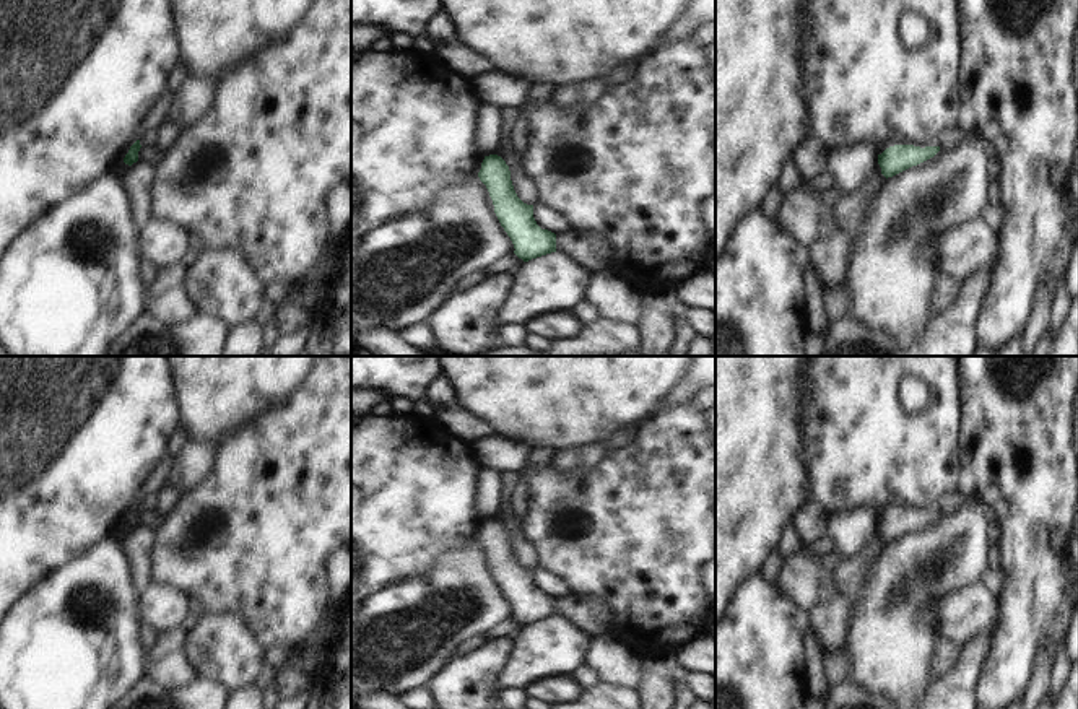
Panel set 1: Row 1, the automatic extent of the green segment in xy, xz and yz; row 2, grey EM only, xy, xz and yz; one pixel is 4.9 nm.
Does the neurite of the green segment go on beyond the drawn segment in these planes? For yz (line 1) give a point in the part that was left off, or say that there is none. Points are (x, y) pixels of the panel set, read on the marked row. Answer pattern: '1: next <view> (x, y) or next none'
1: next none

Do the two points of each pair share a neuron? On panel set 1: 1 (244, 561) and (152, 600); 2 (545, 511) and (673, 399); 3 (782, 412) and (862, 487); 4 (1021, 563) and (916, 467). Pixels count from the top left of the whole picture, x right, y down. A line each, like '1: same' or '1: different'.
1: different
2: different
3: different
4: different

